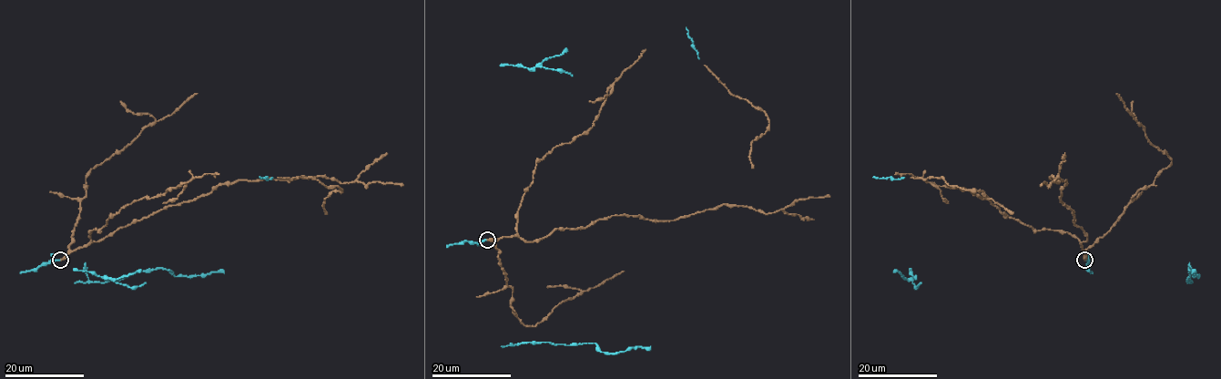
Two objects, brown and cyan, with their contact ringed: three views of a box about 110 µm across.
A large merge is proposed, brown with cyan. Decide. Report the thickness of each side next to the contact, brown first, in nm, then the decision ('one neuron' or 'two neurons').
360/240 nm | one neuron

